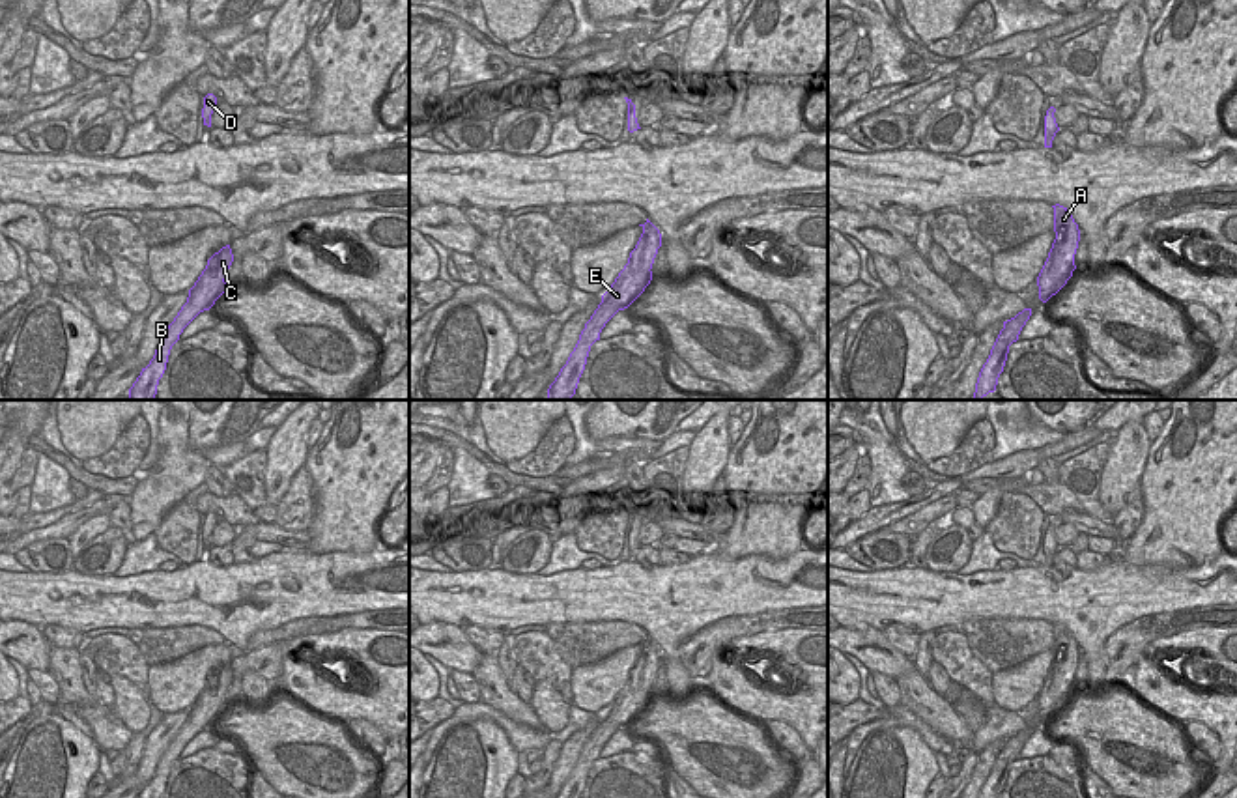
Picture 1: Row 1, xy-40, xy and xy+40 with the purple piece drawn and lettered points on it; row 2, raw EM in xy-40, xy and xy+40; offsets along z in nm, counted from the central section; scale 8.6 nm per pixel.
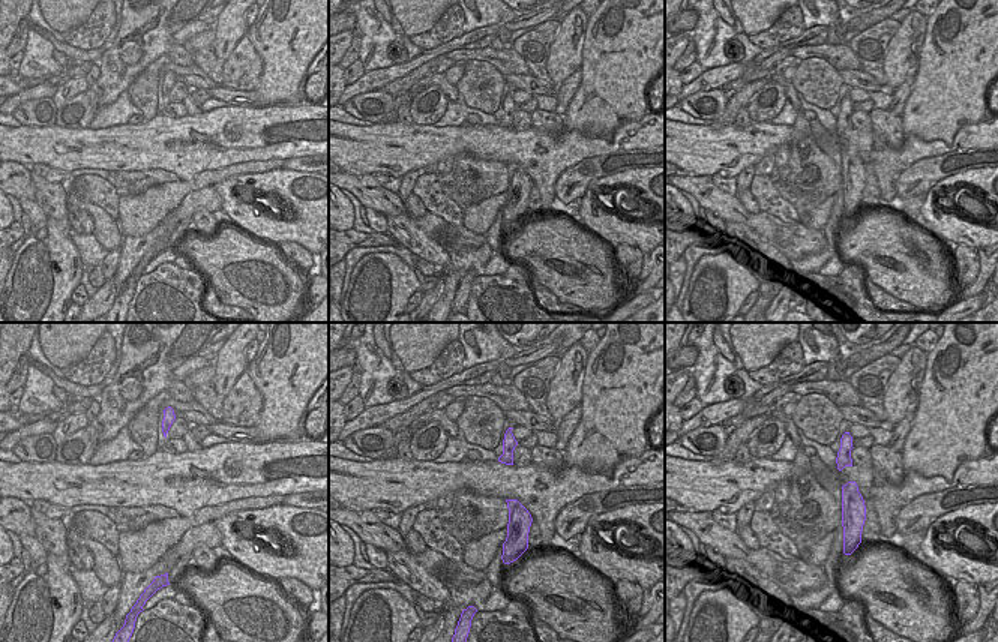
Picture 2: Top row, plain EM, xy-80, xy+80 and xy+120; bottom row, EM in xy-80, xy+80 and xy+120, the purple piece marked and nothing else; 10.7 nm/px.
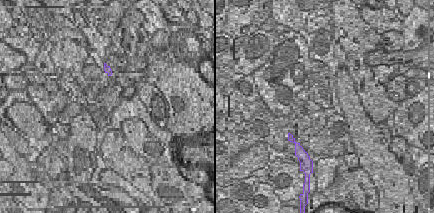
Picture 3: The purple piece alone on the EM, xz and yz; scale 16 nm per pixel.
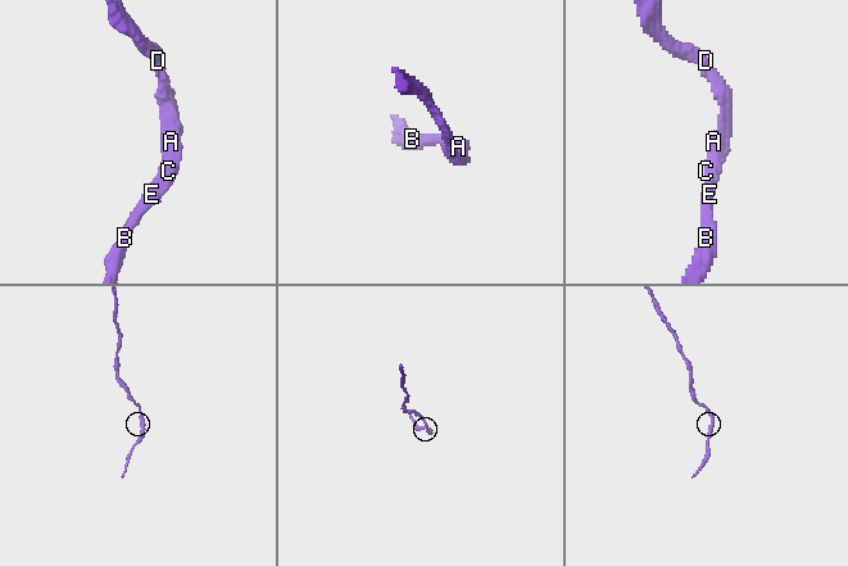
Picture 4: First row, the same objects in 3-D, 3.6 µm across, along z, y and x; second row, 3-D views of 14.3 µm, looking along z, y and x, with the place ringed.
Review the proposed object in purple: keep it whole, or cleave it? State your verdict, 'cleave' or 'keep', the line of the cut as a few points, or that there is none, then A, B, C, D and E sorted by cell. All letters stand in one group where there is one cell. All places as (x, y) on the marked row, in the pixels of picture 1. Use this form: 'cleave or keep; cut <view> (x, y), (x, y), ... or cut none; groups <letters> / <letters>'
keep; cut none; groups A B C D E

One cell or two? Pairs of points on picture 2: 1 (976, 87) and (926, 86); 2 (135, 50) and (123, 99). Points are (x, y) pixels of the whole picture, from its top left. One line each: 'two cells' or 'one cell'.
1: one cell
2: two cells

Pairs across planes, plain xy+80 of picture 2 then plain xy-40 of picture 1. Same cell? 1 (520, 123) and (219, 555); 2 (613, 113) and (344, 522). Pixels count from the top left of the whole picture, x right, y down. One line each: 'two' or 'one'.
1: one
2: one

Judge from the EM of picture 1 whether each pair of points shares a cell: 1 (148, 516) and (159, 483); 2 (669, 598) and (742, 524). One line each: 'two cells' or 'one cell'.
1: one cell
2: two cells

